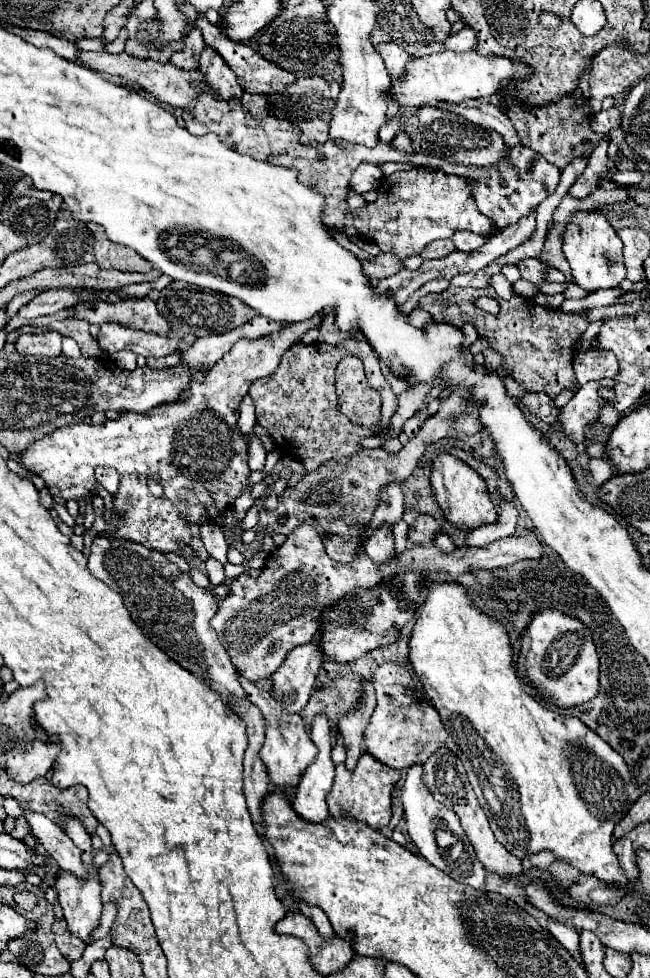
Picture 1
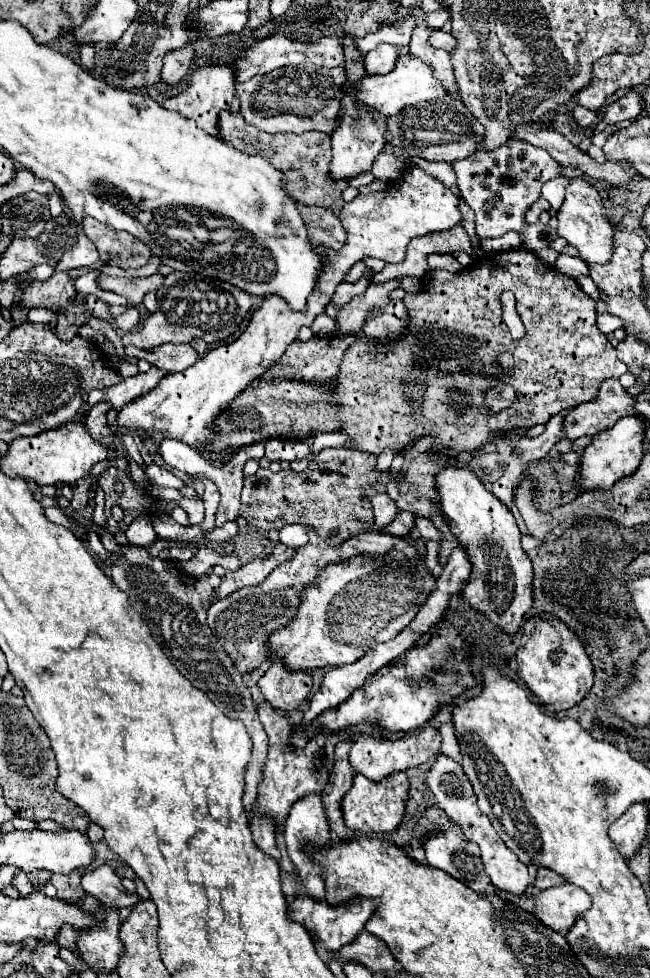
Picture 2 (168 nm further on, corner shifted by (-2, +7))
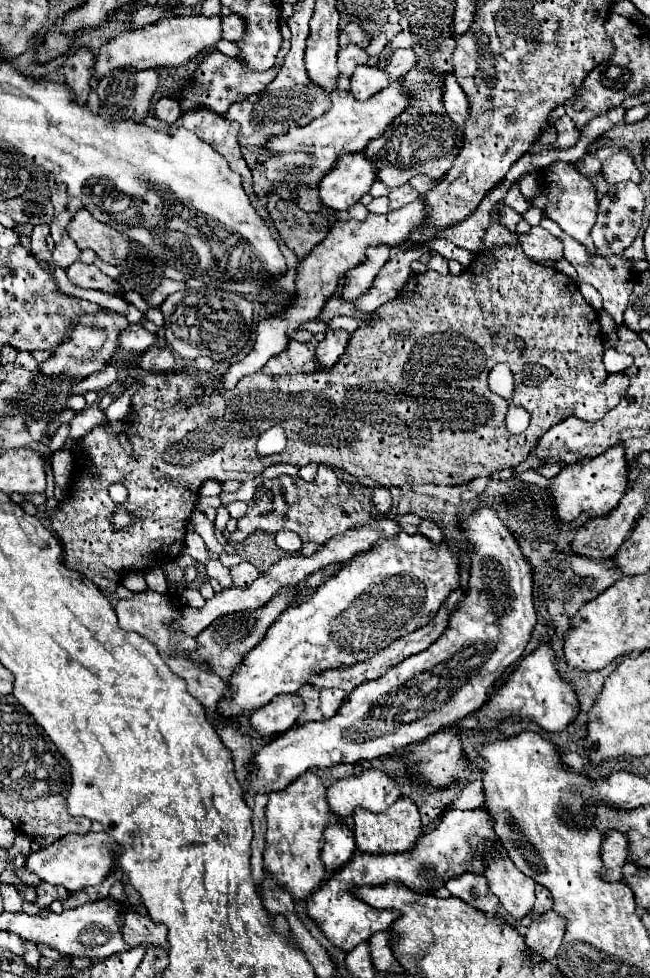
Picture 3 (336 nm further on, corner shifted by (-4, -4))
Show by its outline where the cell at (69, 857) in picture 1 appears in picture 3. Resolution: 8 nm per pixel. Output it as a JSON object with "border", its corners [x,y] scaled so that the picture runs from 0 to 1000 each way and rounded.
{"border":[[[191,931],[191,962],[200,968],[255,968],[255,948],[237,946],[228,936],[215,936],[209,931]]]}

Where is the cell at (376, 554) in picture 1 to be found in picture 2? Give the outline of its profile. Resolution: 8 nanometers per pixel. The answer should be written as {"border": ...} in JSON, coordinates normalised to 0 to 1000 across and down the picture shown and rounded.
{"border":[[[578,505],[572,511],[575,519],[575,542],[591,542],[612,526],[609,513],[597,505]]]}

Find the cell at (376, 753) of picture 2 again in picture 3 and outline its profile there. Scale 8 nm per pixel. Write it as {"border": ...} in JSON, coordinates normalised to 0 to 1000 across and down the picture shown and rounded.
{"border":[[[578,786],[523,797],[502,809],[508,831],[535,846],[545,844],[542,833],[551,825],[566,827],[572,831],[588,831],[603,821],[609,821],[612,815],[615,809],[609,797]]]}

